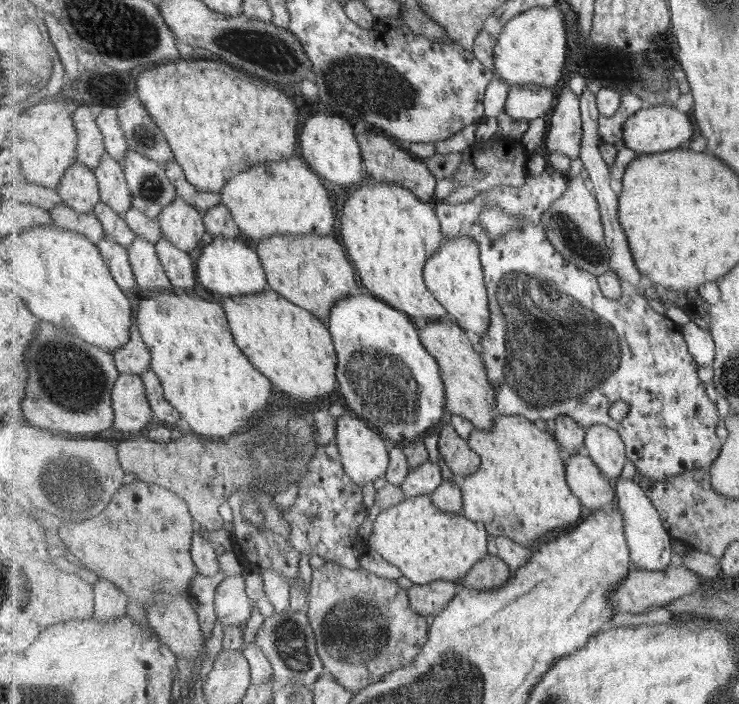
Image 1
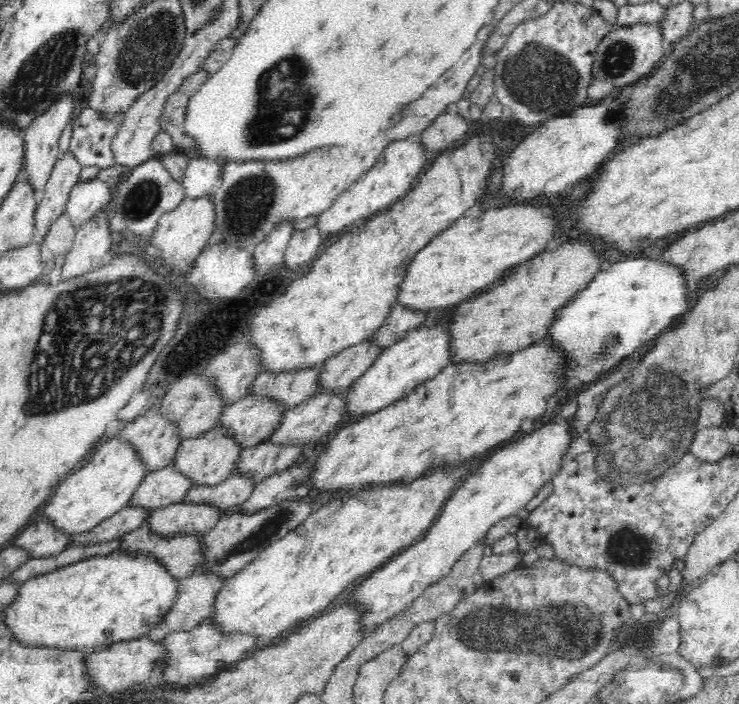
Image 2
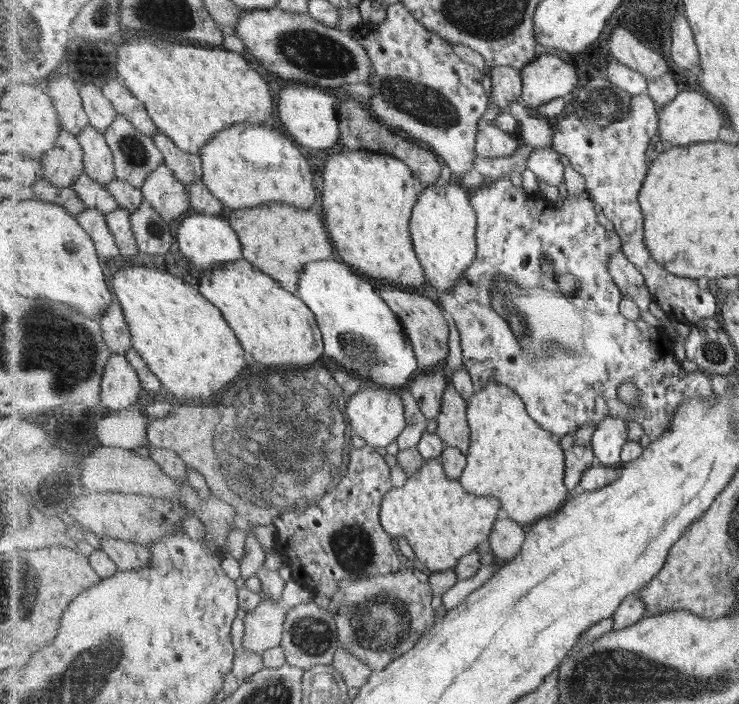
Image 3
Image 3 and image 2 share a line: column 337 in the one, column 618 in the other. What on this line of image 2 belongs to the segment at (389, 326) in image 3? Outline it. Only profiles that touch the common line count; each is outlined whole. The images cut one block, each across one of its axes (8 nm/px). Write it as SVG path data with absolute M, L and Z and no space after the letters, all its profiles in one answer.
M659 254L652 256L626 256L614 258L608 268L600 269L584 290L578 292L557 312L549 335L555 344L565 350L571 363L565 374L567 378L576 378L580 384L596 381L600 374L610 370L636 352L636 348L651 344L655 338L670 328L679 318L688 312L690 299L696 293L689 290L688 277L681 266L666 262Z

